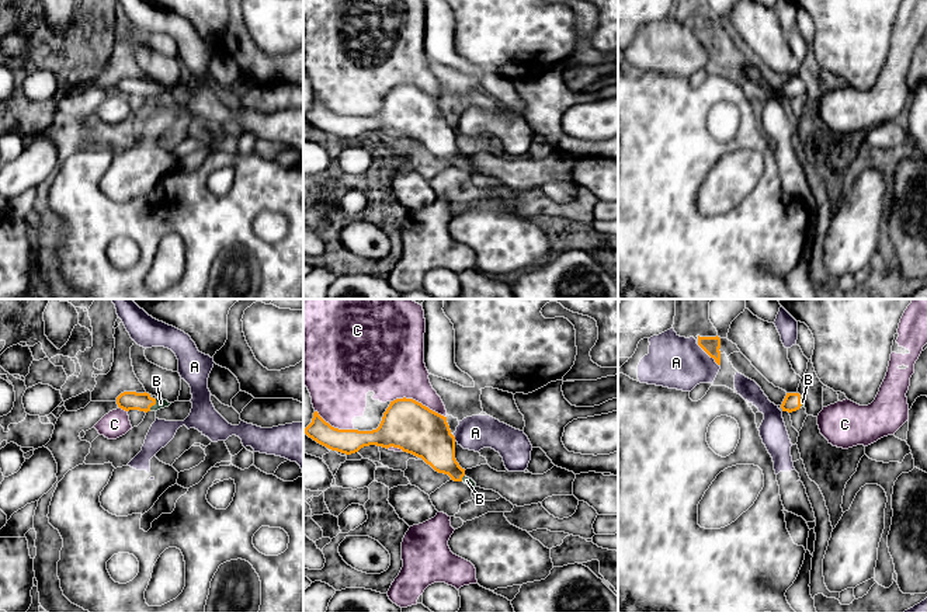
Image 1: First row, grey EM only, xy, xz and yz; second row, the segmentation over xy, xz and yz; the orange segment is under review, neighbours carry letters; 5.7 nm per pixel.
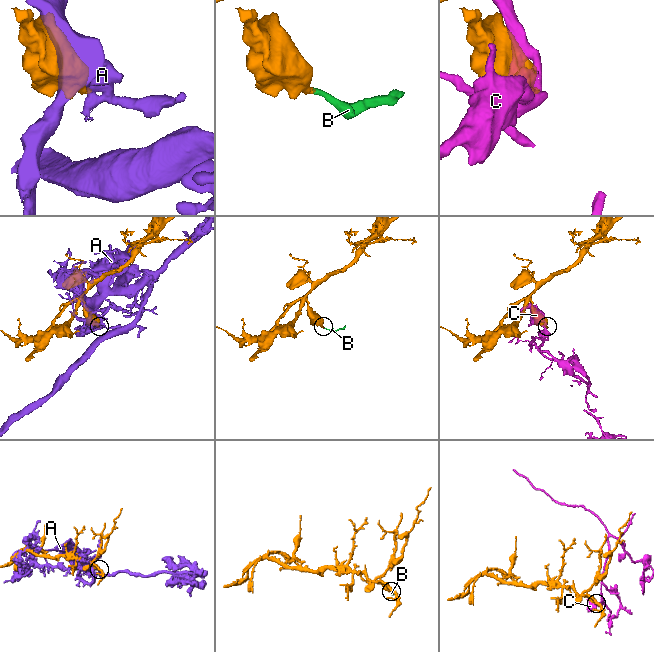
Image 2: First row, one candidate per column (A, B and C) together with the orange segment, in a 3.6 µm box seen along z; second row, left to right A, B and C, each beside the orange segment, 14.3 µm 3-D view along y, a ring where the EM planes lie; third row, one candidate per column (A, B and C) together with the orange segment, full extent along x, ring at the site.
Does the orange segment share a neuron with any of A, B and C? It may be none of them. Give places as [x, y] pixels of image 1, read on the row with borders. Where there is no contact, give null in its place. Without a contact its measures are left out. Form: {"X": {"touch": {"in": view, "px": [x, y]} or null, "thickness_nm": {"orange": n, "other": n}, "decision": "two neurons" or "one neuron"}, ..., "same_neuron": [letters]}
{"A": {"touch": {"in": "yz", "px": [708, 354]}, "thickness_nm": {"orange": 100, "other": 300}, "decision": "two neurons"}, "B": {"touch": {"in": "xy", "px": [153, 404]}, "thickness_nm": {"orange": 110, "other": 60}, "decision": "one neuron"}, "C": {"touch": {"in": "xz", "px": [417, 402]}, "thickness_nm": {"orange": 280, "other": 360}, "decision": "two neurons"}, "same_neuron": ["B"]}

